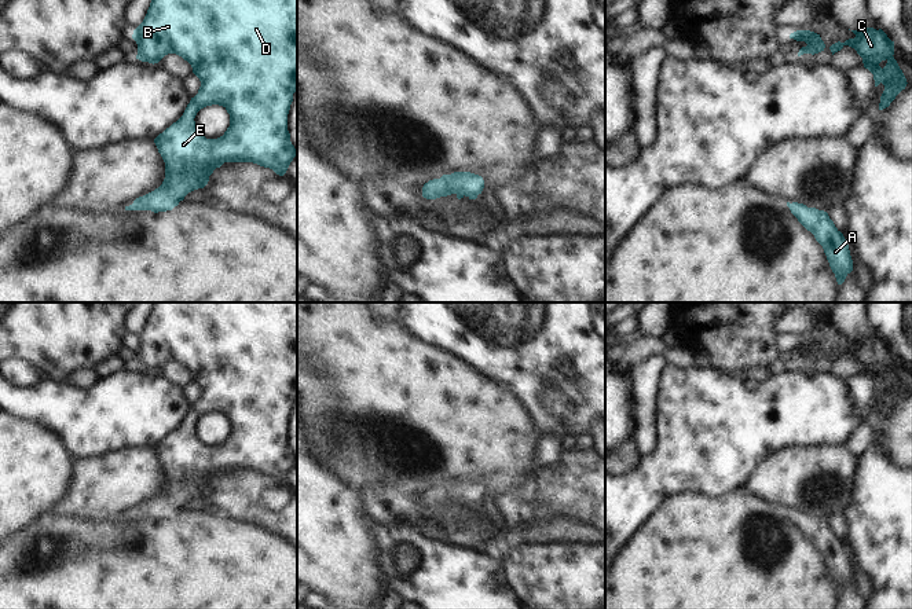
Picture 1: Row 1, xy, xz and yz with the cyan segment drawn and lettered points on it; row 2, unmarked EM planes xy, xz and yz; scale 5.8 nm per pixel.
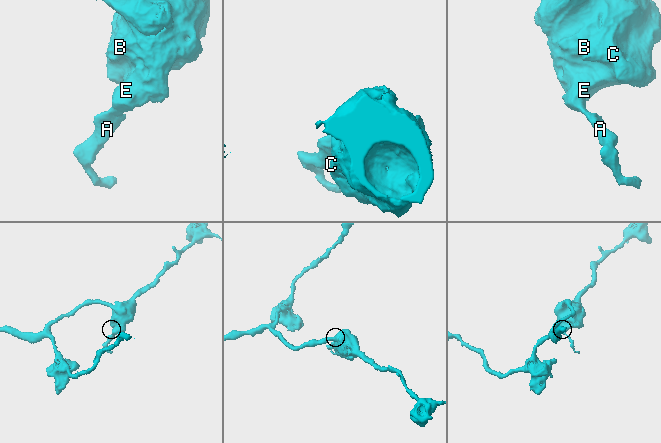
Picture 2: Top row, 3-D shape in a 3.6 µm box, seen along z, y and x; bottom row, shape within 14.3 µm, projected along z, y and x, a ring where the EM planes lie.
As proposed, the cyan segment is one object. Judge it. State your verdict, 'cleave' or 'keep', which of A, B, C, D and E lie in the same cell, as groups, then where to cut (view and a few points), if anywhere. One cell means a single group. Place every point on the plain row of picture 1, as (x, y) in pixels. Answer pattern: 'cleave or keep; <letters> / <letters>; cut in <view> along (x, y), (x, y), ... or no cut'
keep; A B C D E; no cut

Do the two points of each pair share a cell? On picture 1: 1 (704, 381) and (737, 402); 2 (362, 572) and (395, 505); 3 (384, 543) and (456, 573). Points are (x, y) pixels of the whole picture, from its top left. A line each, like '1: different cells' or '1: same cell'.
1: same cell
2: different cells
3: same cell

